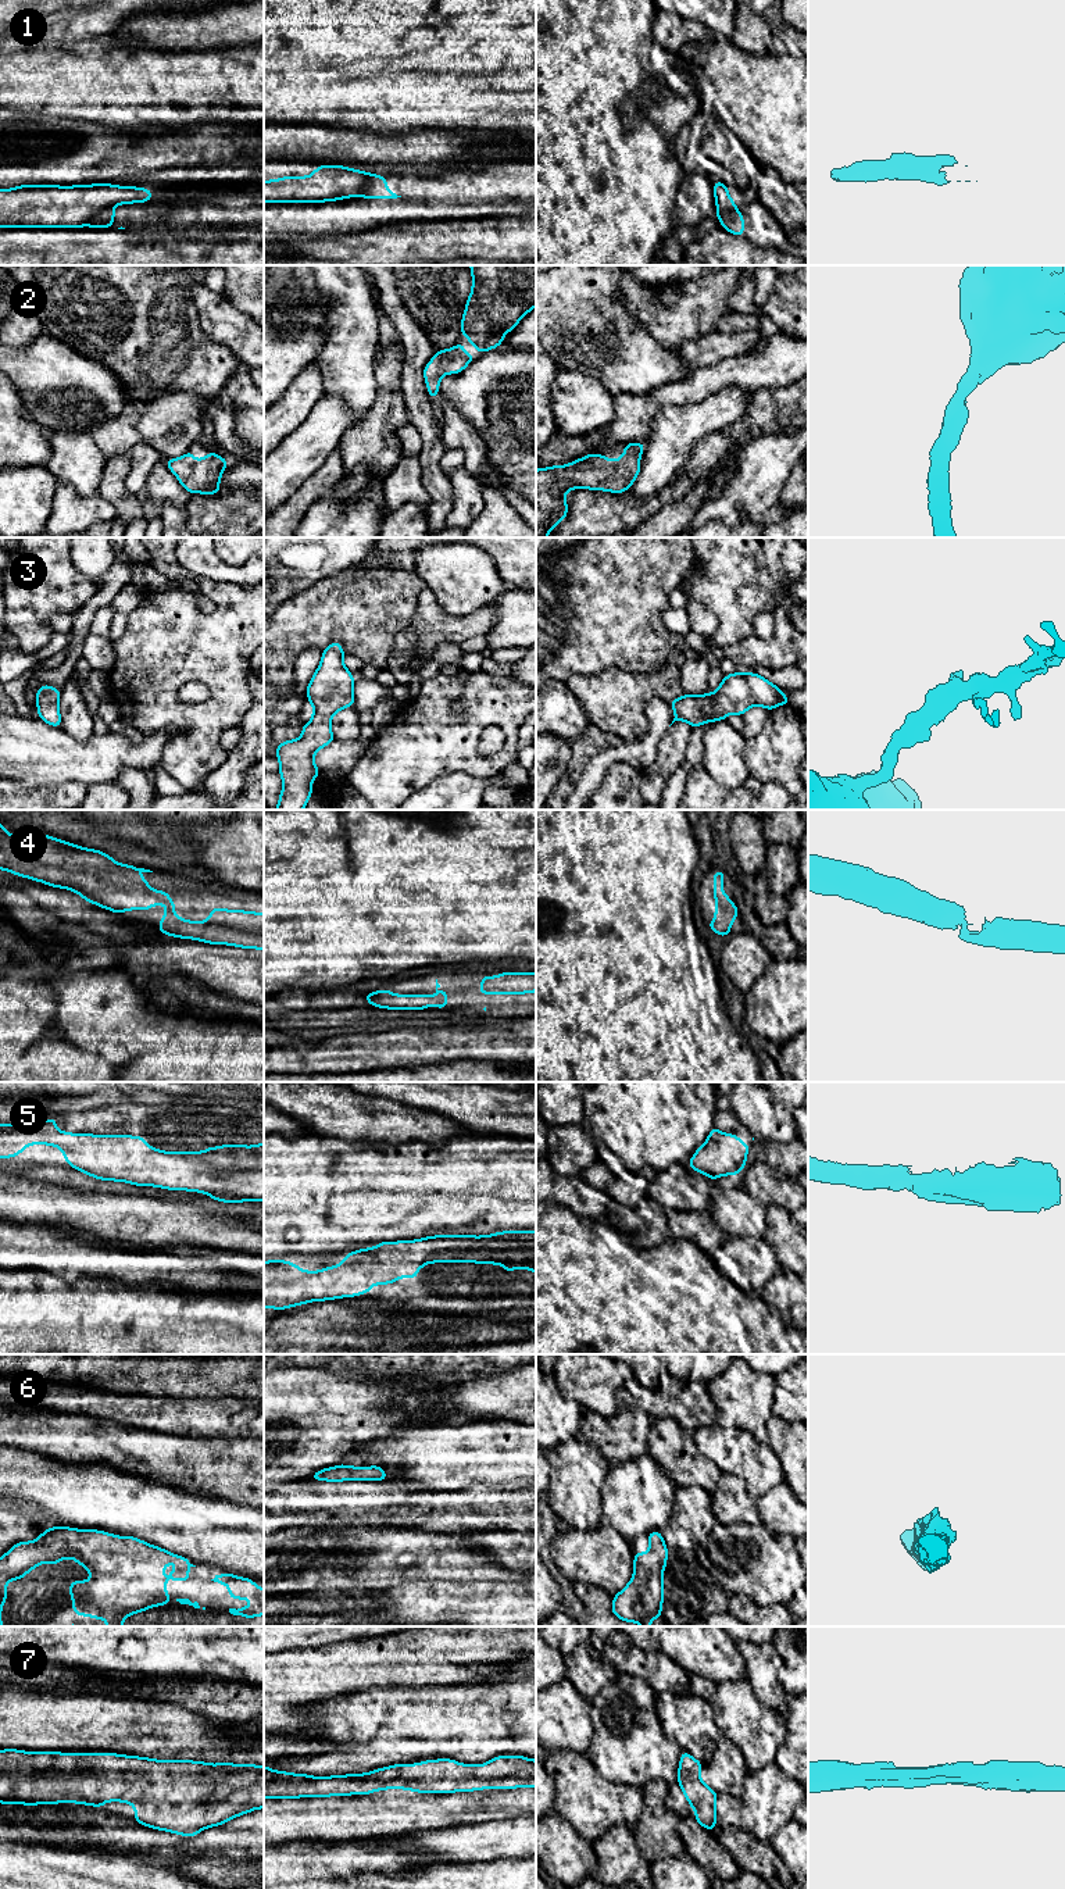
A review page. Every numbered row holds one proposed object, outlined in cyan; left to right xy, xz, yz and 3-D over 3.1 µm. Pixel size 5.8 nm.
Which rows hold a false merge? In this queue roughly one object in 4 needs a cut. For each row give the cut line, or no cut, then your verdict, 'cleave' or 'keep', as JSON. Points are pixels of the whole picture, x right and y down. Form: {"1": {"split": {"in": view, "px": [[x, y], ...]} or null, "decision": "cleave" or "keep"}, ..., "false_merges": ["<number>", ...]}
{"1": {"split": {"in": "xy", "px": [[113, 206], [103, 207], [86, 224]]}, "decision": "cleave"}, "2": {"split": null, "decision": "keep"}, "3": {"split": null, "decision": "keep"}, "4": {"split": null, "decision": "keep"}, "5": {"split": null, "decision": "keep"}, "6": {"split": null, "decision": "keep"}, "7": {"split": null, "decision": "keep"}, "false_merges": ["1"]}

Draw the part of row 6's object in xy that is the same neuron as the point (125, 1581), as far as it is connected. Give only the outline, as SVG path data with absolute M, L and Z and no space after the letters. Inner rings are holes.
M54 1525L43 1531L36 1540L15 1543L0 1557L0 1626L3 1626L1 1606L6 1603L8 1593L6 1582L26 1576L26 1572L33 1571L37 1564L53 1563L58 1565L64 1557L75 1560L93 1576L90 1581L71 1582L72 1611L76 1617L104 1618L107 1626L122 1626L128 1615L171 1603L172 1599L168 1597L165 1582L168 1579L192 1581L193 1578L187 1574L187 1570L196 1567L183 1556L133 1536L117 1536L104 1531ZM172 1558L176 1560L176 1568L167 1578L160 1571L168 1567Z

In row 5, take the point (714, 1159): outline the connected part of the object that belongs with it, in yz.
M715 1126L687 1167L707 1175L711 1181L723 1175L739 1175L747 1165L746 1156L751 1145L743 1143L739 1136L723 1133Z

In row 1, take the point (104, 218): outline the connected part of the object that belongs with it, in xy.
M106 207L100 210L90 221L89 226L90 228L112 228L114 224L114 207Z

